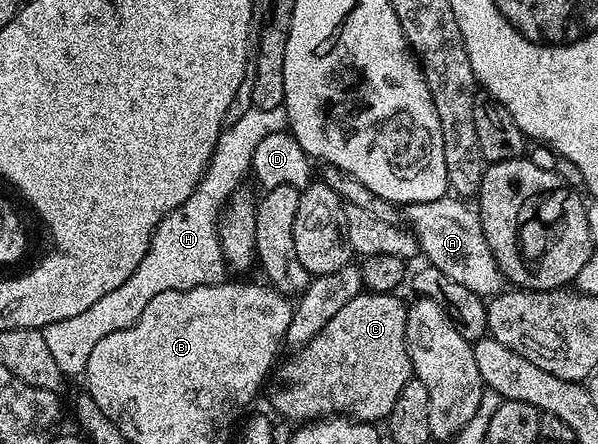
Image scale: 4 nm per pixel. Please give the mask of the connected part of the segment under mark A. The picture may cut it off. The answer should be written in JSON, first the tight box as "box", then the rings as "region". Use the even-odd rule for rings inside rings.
{"box":[402,194,504,298],"region":[[[448,194],[433,202],[406,205],[402,209],[402,219],[414,233],[422,259],[427,259],[424,261],[430,267],[441,270],[445,278],[473,290],[478,296],[490,298],[504,291],[503,272],[497,266],[489,244],[485,242],[478,211],[467,204],[470,203]]]}

